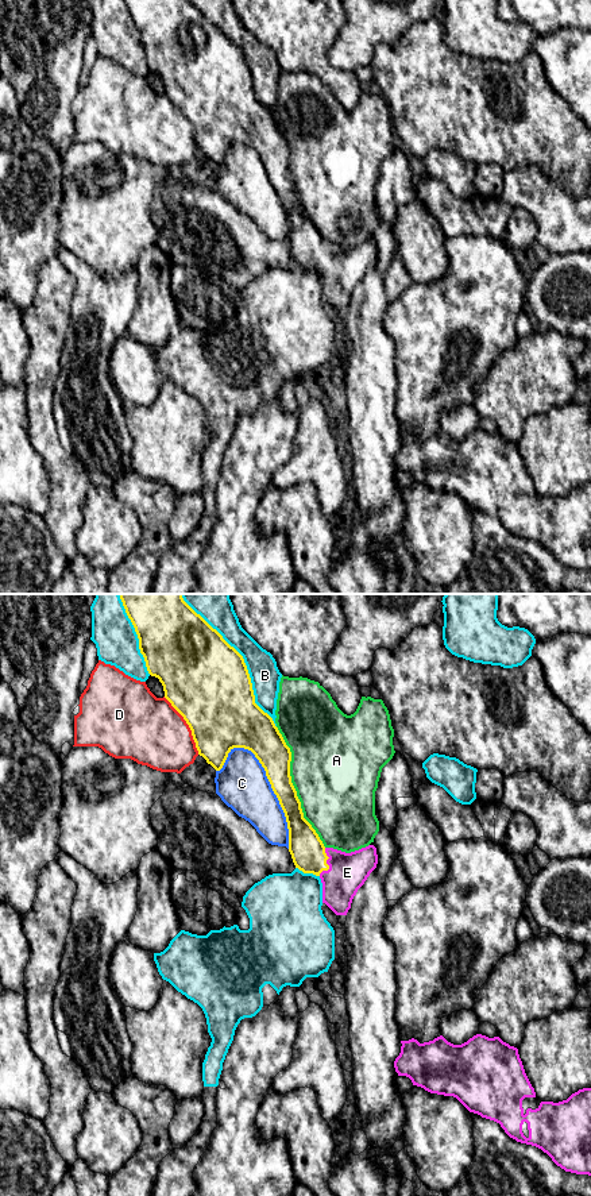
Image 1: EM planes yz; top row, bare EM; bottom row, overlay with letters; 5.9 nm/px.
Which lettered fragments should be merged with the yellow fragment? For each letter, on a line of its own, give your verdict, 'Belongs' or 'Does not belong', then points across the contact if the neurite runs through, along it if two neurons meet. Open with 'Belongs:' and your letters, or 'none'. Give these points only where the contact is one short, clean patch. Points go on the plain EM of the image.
Belongs: E
A: Does not belong
B: Does not belong
C: Does not belong
D: Does not belong
E: Belongs. Path across: yz (308, 247), (325, 258), (340, 267), (347, 267)

